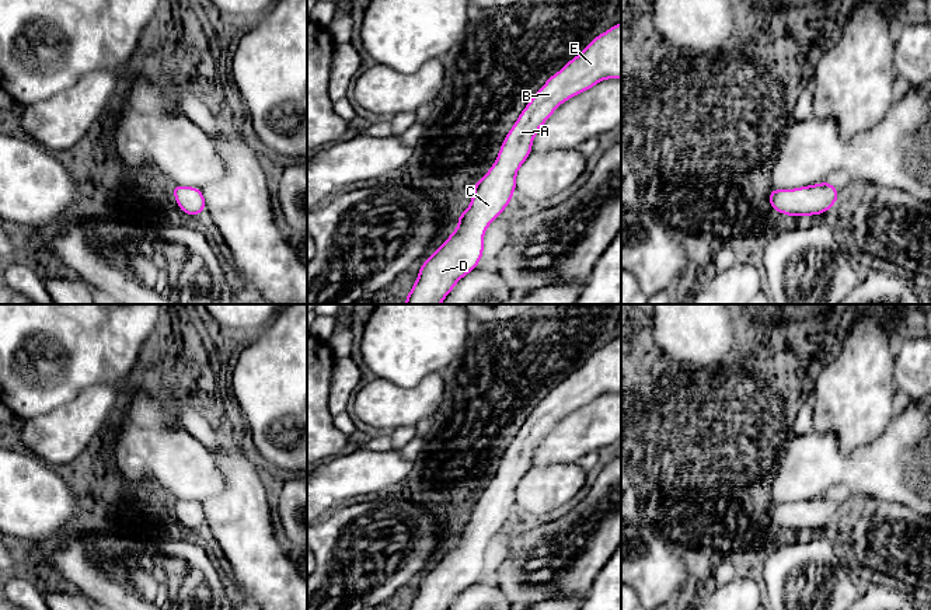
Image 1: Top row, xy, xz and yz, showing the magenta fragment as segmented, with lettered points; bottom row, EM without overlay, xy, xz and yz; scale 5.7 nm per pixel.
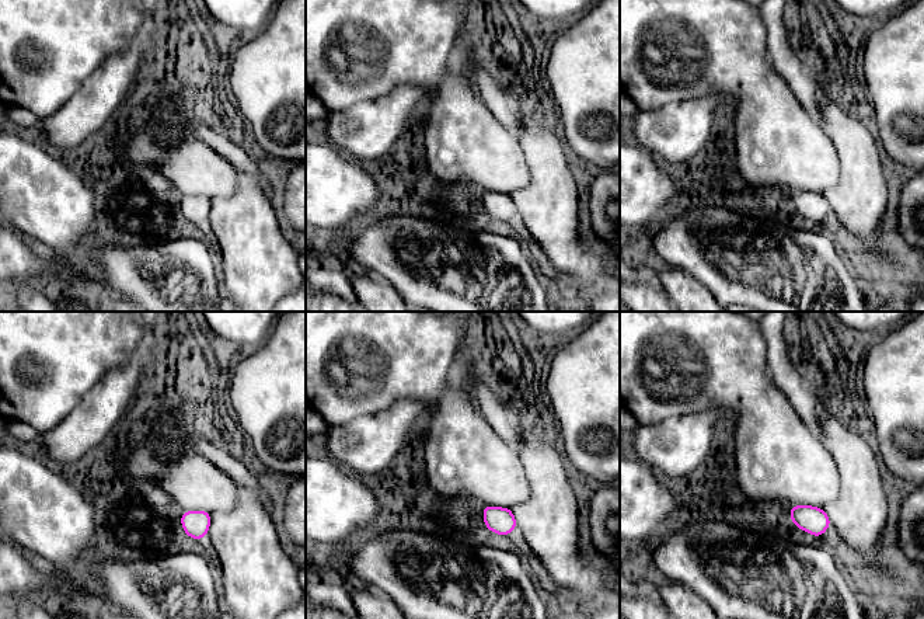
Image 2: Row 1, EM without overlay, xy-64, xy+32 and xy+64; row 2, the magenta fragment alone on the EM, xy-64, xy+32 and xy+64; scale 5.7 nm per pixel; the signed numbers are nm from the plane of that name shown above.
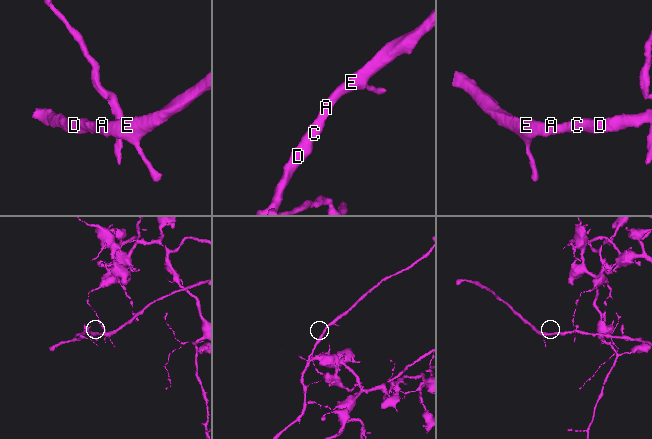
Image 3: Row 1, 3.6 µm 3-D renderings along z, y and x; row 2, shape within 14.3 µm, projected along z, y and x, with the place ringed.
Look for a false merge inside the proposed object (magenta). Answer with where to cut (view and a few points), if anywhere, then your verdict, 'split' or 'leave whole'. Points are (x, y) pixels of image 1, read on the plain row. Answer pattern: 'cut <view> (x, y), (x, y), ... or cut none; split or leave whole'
cut none; leave whole

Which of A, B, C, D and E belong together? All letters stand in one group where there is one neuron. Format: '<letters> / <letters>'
A B C D E

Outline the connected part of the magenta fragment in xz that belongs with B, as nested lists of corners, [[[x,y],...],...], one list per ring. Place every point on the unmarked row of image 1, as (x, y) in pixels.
[[[621,337],[590,355],[582,367],[551,390],[534,408],[506,449],[494,480],[482,494],[474,498],[473,513],[467,524],[457,531],[457,543],[422,578],[418,593],[408,610],[447,610],[463,590],[473,586],[484,567],[485,544],[512,515],[512,508],[516,505],[517,484],[531,468],[531,459],[537,445],[562,416],[607,393],[621,393]]]

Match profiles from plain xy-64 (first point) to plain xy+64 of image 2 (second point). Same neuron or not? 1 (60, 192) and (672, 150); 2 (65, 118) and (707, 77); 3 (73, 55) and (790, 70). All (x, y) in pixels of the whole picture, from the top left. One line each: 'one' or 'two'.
1: two
2: two
3: two

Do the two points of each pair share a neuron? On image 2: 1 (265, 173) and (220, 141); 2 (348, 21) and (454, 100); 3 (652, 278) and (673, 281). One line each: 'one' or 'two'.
1: one
2: one
3: two

